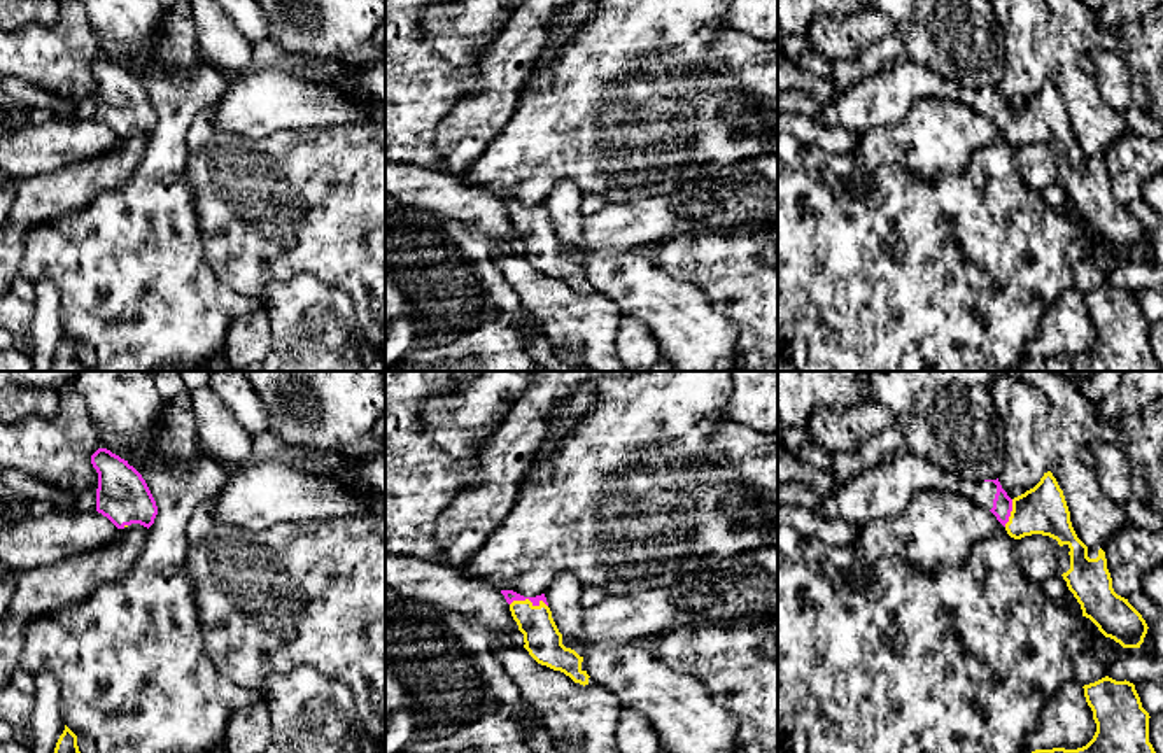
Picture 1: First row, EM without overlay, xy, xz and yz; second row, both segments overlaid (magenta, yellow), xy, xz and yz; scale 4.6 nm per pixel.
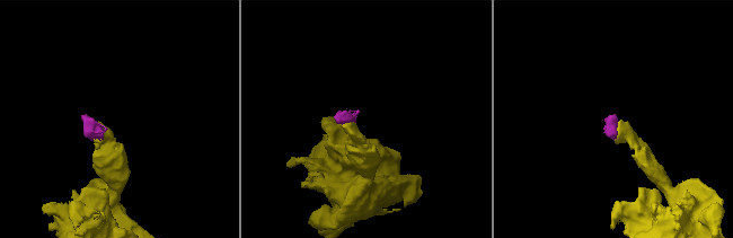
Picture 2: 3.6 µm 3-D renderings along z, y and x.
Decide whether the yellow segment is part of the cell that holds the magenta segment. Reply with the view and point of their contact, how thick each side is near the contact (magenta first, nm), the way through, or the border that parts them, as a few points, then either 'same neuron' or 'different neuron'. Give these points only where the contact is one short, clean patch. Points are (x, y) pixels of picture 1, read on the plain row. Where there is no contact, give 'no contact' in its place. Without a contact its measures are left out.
meets magenta in xz at (529, 207); 60 nm thick on the magenta side, 170 nm on the other; runs through xz (510, 204), (514, 207), (529, 207), (529, 219), (543, 249); same neuron

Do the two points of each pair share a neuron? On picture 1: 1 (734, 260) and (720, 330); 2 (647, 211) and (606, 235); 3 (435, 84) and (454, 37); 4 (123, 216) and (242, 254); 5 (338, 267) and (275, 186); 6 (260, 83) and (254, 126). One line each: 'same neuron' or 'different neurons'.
1: different neurons
2: same neuron
3: different neurons
4: different neurons
5: same neuron
6: same neuron

